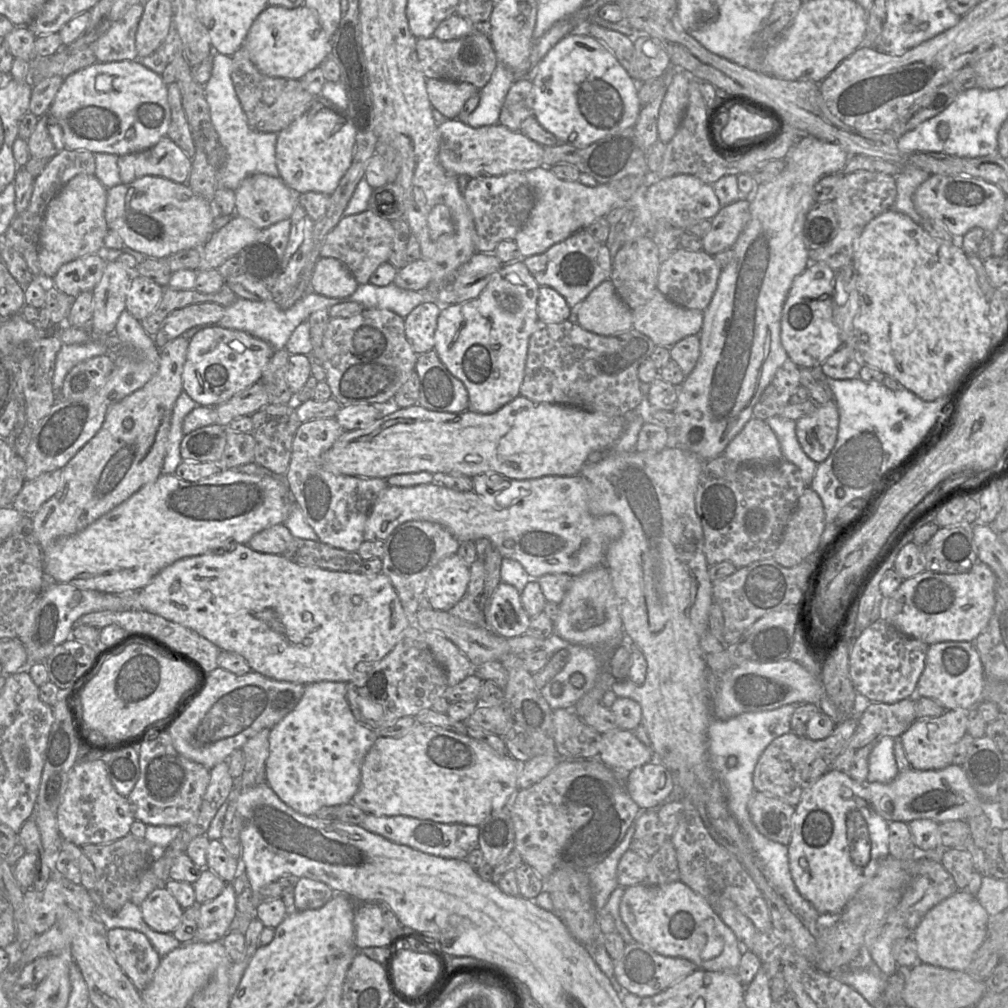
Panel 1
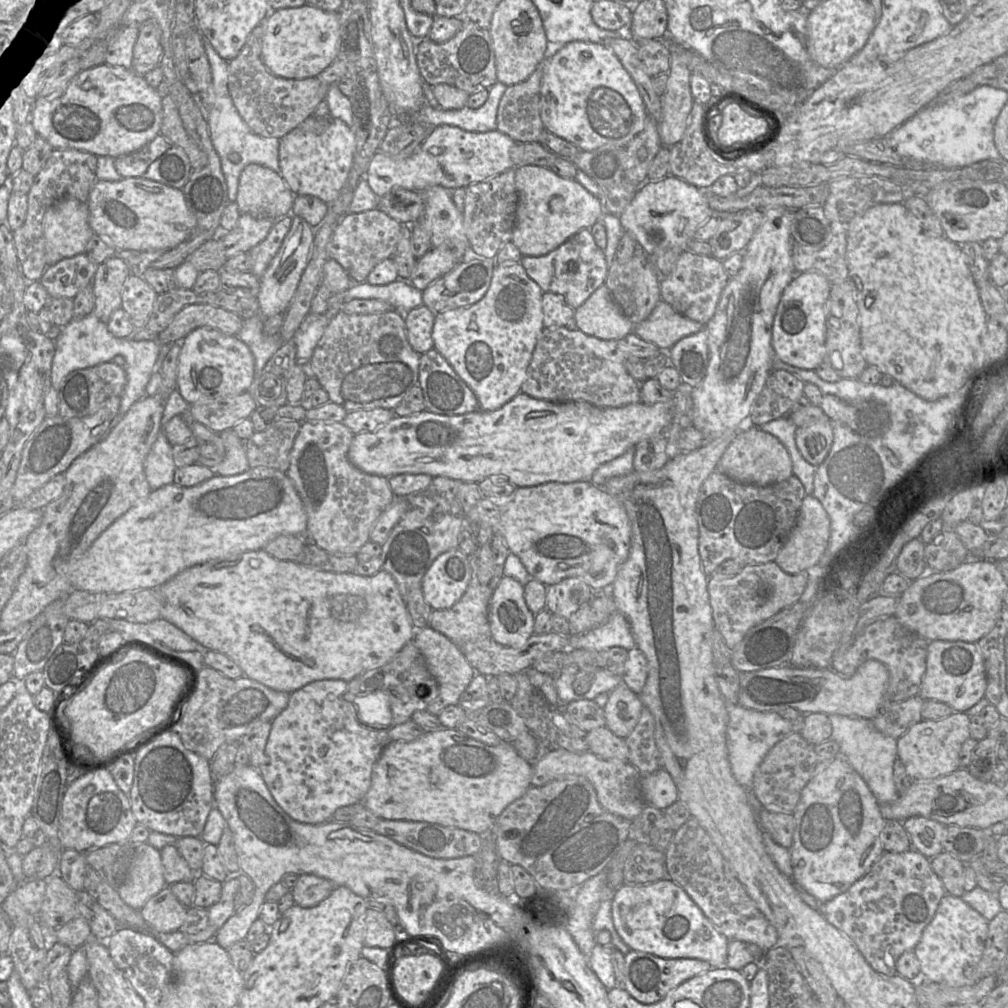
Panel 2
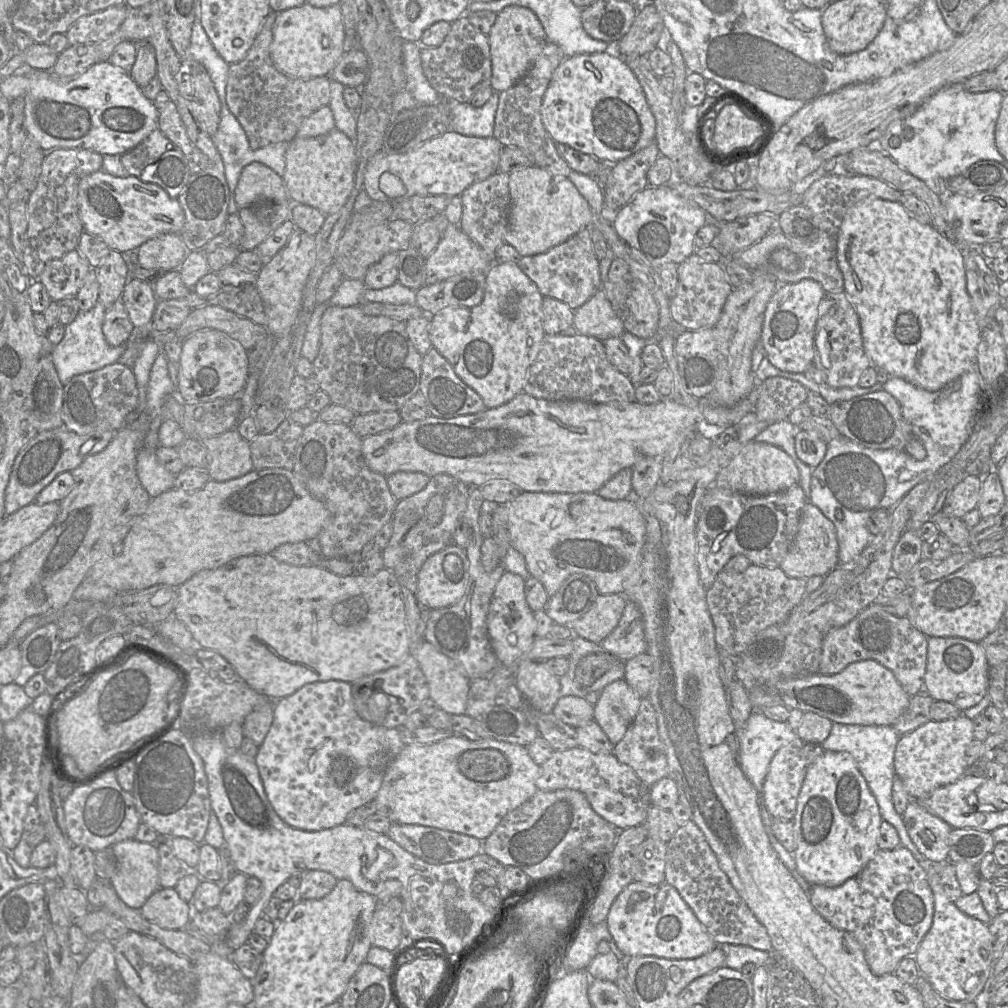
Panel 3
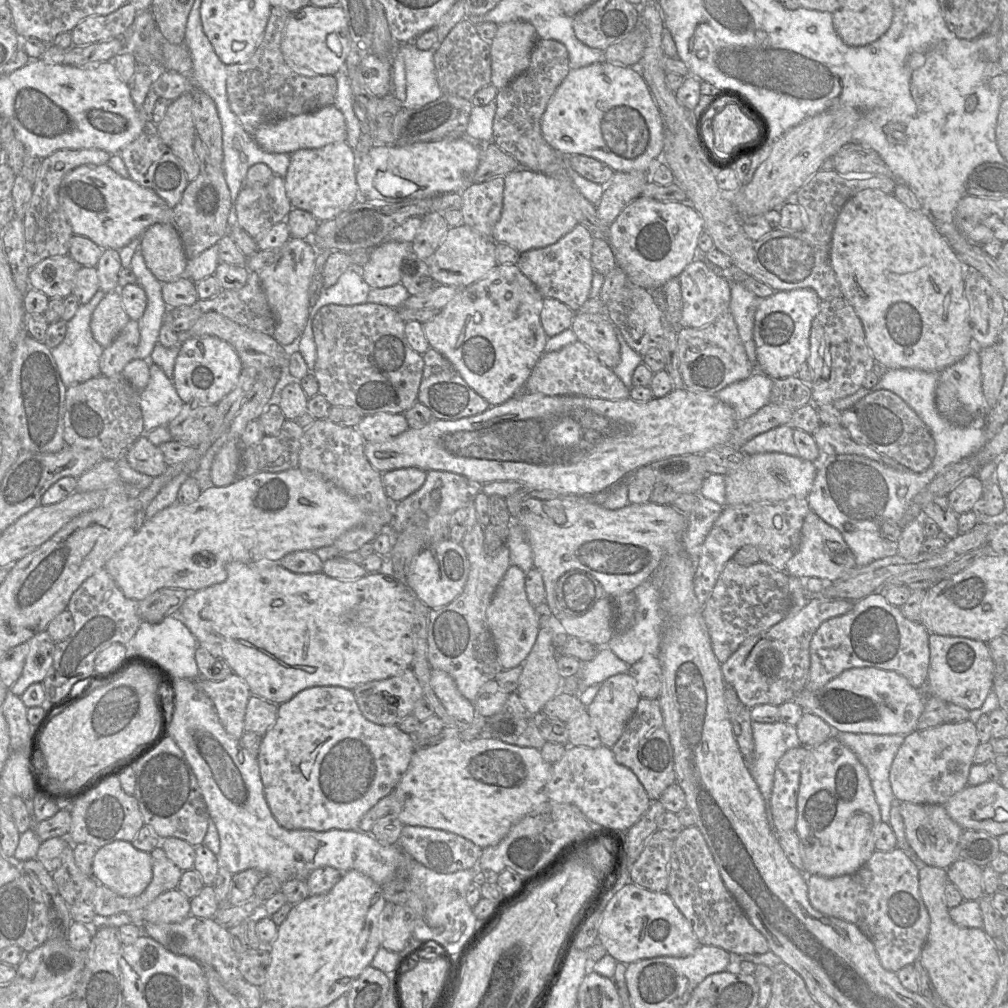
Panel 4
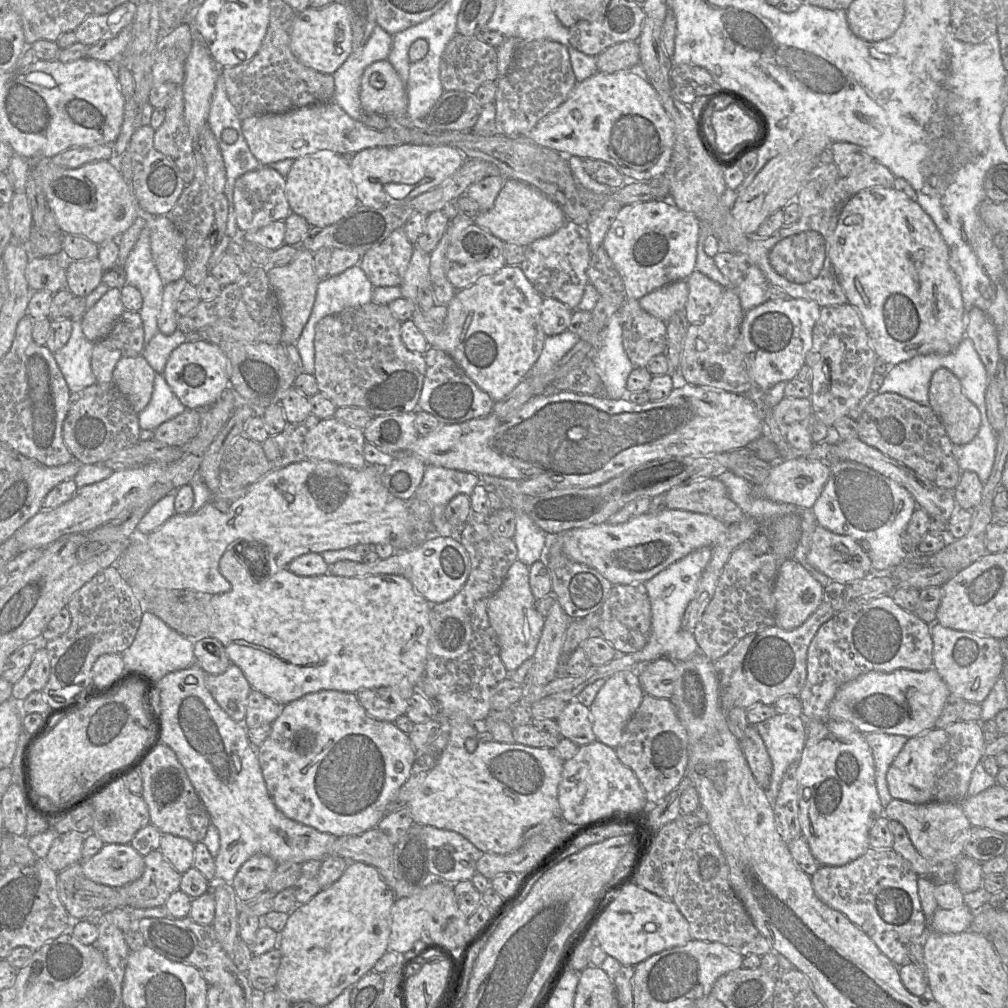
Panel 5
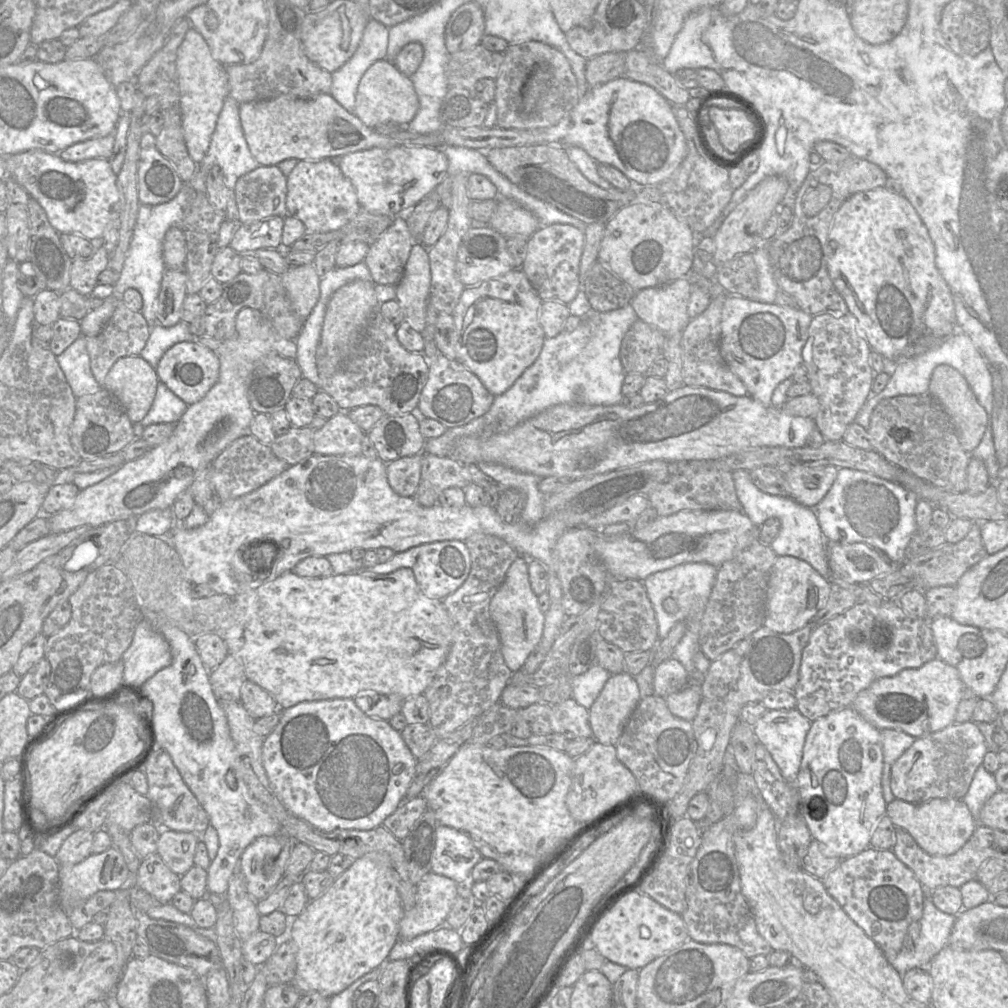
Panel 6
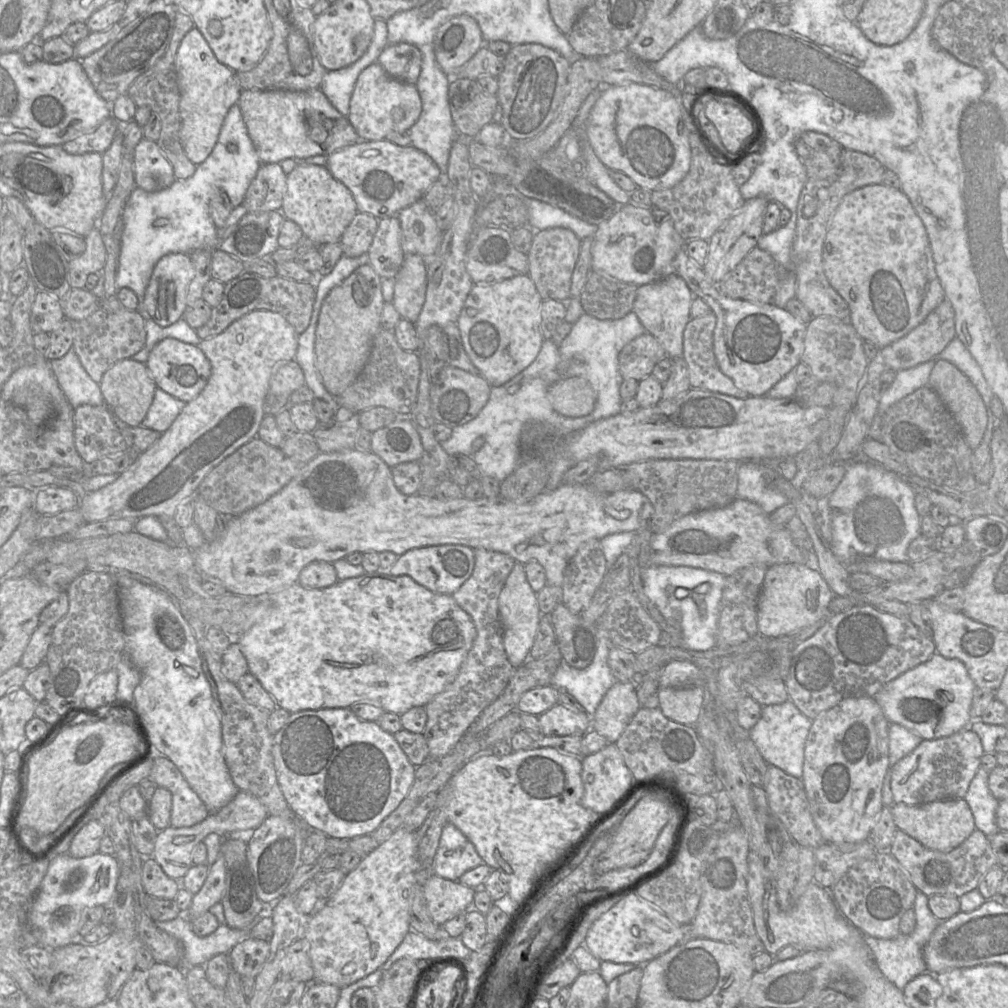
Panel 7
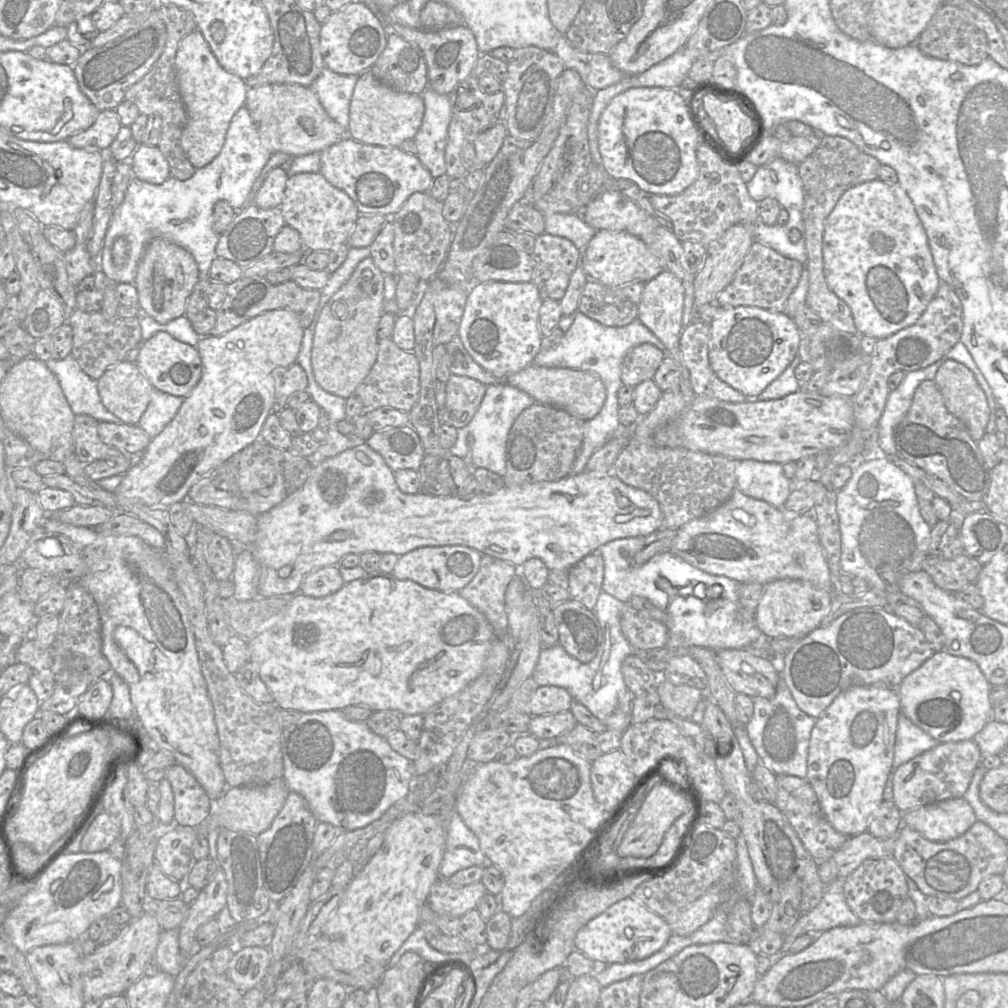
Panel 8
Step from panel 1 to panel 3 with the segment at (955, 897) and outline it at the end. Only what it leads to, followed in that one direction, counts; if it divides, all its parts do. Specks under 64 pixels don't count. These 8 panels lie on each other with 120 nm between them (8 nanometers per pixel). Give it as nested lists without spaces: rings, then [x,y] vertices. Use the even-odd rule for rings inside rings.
[[[934,865],[926,867],[934,896],[932,926],[913,956],[921,974],[941,996],[955,1001],[976,1001],[991,976],[994,960],[989,926],[962,912],[945,895]]]

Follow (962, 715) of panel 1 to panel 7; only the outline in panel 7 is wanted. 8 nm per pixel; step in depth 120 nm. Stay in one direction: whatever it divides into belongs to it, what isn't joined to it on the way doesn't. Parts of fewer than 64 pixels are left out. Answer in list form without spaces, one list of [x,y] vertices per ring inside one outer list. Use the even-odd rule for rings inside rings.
[[[970,727],[950,736],[925,740],[893,767],[891,791],[894,803],[921,805],[945,799],[961,799],[981,766],[984,755],[979,736]]]

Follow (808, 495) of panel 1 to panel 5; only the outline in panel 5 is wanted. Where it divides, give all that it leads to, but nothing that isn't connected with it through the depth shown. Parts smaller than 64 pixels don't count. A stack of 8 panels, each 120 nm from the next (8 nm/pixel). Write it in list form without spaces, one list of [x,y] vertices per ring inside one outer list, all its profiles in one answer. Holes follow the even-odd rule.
[[[815,527],[807,562],[831,581],[848,583],[873,572],[867,553],[852,538]]]

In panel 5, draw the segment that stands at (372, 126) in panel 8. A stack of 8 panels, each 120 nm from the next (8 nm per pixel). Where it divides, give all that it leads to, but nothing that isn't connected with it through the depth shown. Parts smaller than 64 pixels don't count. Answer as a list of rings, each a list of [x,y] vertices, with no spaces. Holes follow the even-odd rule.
[[[387,60],[368,66],[360,85],[361,110],[381,116],[407,115],[405,83]]]

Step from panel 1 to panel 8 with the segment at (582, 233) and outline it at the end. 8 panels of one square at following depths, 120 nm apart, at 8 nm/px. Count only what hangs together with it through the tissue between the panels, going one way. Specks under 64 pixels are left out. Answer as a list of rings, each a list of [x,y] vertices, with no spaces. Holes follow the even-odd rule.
[[[546,232],[535,237],[531,251],[532,282],[541,298],[560,301],[565,295],[570,277],[581,262],[581,250],[569,239]]]

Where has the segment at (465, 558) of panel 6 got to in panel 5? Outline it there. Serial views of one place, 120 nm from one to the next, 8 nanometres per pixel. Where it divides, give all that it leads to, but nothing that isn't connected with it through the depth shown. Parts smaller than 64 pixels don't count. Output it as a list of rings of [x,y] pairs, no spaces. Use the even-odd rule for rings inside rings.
[[[431,535],[421,545],[407,551],[396,551],[386,559],[366,565],[350,560],[340,560],[328,566],[328,573],[344,577],[369,575],[401,575],[408,579],[416,592],[430,604],[438,604],[452,598],[465,584],[470,572],[470,560],[457,536]]]

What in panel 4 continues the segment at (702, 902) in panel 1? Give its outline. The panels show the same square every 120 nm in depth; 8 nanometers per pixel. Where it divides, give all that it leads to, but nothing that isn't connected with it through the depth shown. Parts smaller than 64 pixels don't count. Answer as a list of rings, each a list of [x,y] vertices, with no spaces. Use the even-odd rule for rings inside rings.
[[[636,884],[623,886],[603,911],[597,939],[617,962],[630,963],[662,956],[686,957],[700,946],[690,922],[668,893],[657,893]]]

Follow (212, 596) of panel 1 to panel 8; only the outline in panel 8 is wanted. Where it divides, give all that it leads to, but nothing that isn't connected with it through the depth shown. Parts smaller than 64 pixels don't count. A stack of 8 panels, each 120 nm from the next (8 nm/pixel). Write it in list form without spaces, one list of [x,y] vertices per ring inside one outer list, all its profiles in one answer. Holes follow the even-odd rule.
[[[380,570],[366,572],[359,579],[344,583],[335,593],[322,598],[313,598],[298,592],[293,595],[284,616],[274,626],[248,641],[249,659],[254,663],[261,679],[274,698],[279,709],[312,713],[328,710],[343,710],[351,705],[365,705],[372,711],[395,710],[404,715],[425,714],[435,705],[461,691],[475,680],[484,669],[486,657],[494,641],[494,632],[485,616],[462,598],[458,592],[441,592],[419,585],[413,580],[396,579],[391,572]]]

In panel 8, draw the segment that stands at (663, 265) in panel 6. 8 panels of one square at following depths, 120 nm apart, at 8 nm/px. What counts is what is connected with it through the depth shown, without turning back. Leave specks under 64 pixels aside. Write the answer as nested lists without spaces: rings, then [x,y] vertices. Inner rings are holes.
[[[598,230],[581,250],[581,267],[588,279],[609,287],[648,282],[664,269],[660,259],[638,237],[622,231]]]

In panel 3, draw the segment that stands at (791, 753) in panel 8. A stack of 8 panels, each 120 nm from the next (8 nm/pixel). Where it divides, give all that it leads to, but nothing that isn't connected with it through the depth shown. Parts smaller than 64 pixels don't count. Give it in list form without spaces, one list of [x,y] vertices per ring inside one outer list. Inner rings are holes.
[[[753,711],[743,726],[737,729],[737,737],[739,740],[739,756],[742,770],[746,777],[751,781],[758,792],[758,805],[760,809],[761,819],[765,828],[769,841],[779,856],[785,867],[792,873],[800,887],[808,894],[811,884],[797,871],[796,862],[792,853],[788,852],[783,845],[777,840],[773,831],[773,817],[767,810],[763,798],[763,784],[768,772],[770,762],[775,753],[784,745],[788,744],[796,737],[796,732],[789,726],[787,722],[778,722],[767,718],[760,711]]]

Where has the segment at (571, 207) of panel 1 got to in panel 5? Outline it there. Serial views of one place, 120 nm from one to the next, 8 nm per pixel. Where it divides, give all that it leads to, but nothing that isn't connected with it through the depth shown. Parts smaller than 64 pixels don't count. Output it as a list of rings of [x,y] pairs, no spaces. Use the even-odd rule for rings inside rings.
[[[506,179],[494,206],[487,212],[479,213],[473,219],[473,224],[504,243],[514,243],[525,248],[533,241],[551,235],[566,221],[569,220],[561,208],[541,191],[525,182]]]

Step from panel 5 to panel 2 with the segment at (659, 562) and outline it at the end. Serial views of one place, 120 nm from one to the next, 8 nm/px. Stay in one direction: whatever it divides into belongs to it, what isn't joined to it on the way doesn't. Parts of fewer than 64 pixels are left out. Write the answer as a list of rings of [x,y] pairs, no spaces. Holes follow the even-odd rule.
[[[591,481],[546,482],[517,487],[512,495],[499,503],[482,497],[466,515],[466,526],[479,527],[481,524],[491,526],[493,533],[503,536],[510,552],[520,559],[532,578],[546,586],[567,577],[577,577],[594,591],[608,591],[630,551],[631,525],[623,504]]]

